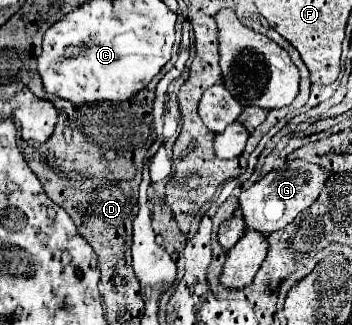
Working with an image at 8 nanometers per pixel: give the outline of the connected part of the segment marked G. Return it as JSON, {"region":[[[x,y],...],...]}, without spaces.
{"region":[[[293,160],[293,162],[287,162],[283,168],[269,172],[265,178],[255,182],[251,188],[247,188],[239,196],[239,208],[245,218],[247,228],[257,230],[267,236],[267,234],[287,226],[319,198],[319,192],[323,188],[323,184],[327,182],[329,174],[331,172],[327,168],[305,162],[305,160]]]}

